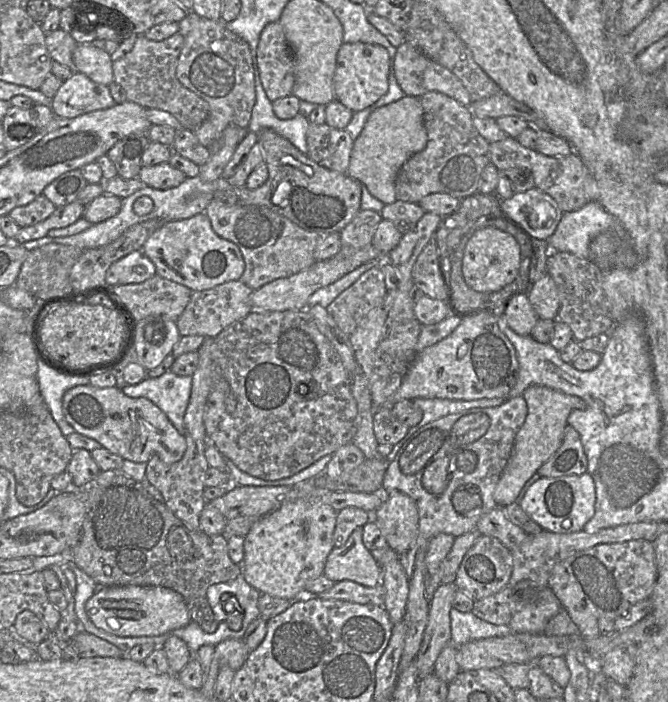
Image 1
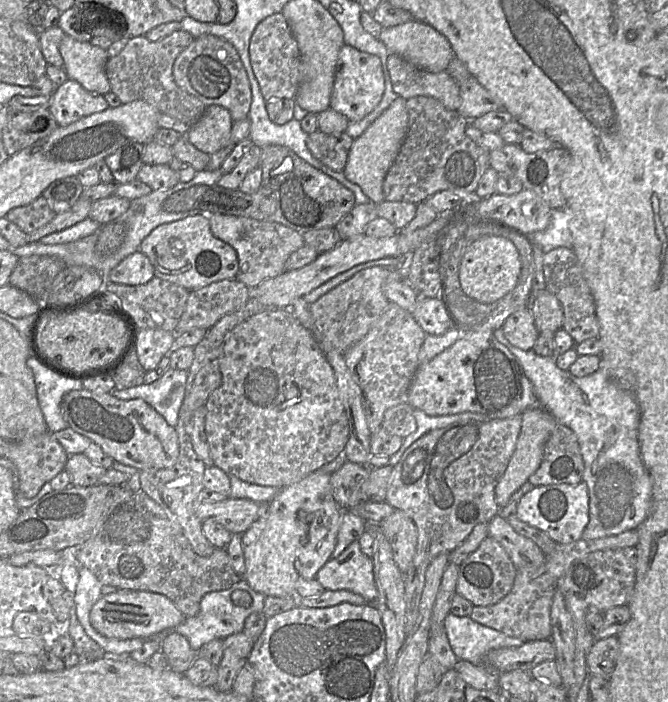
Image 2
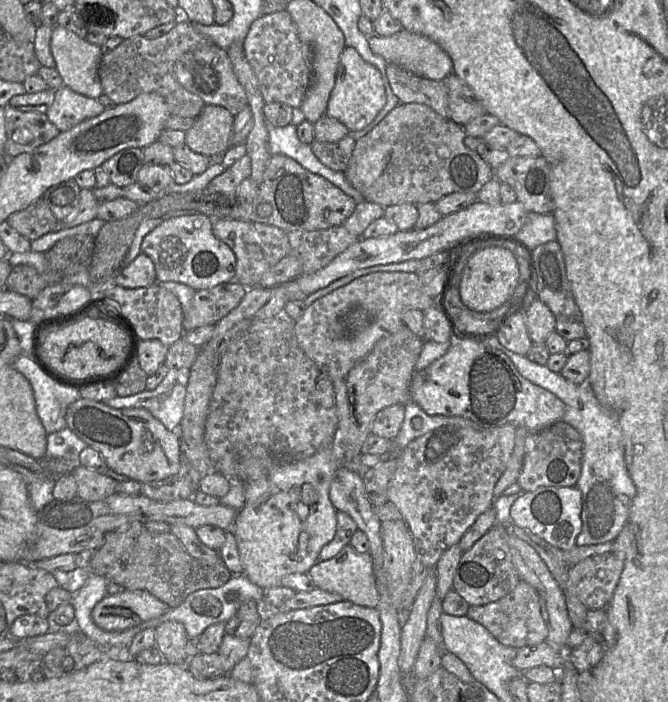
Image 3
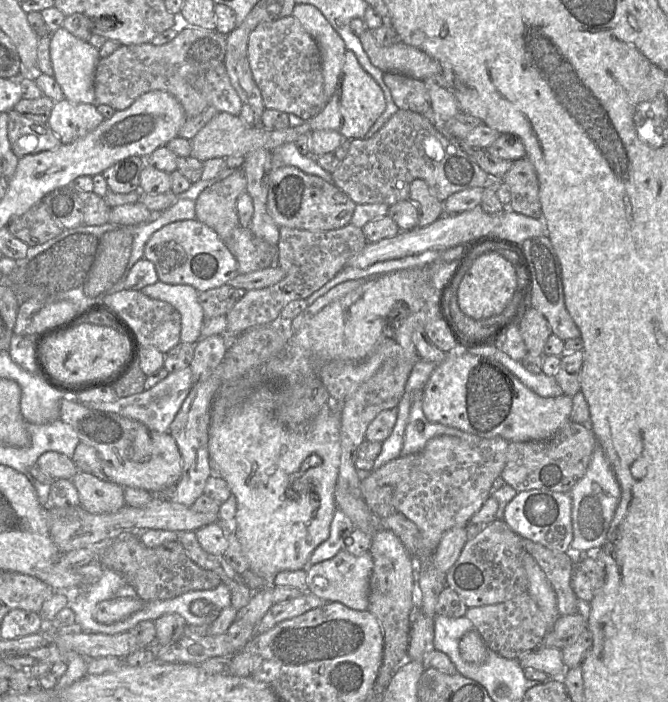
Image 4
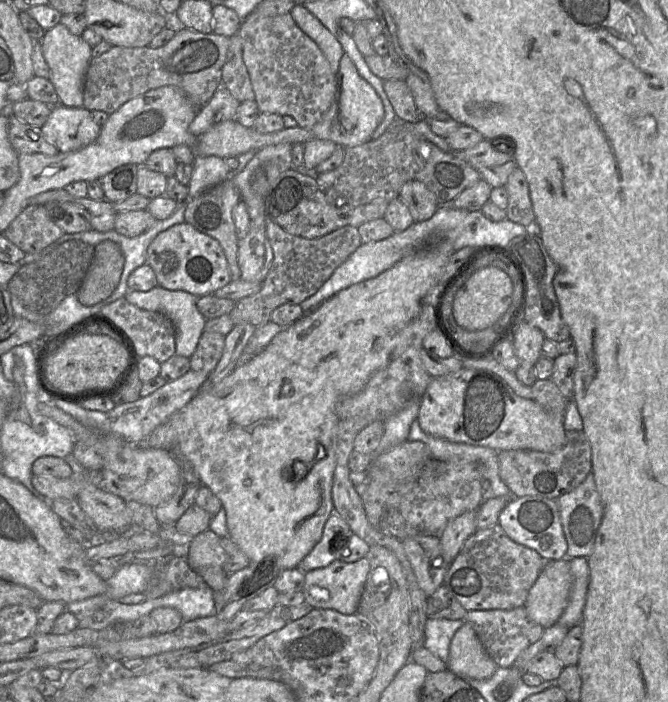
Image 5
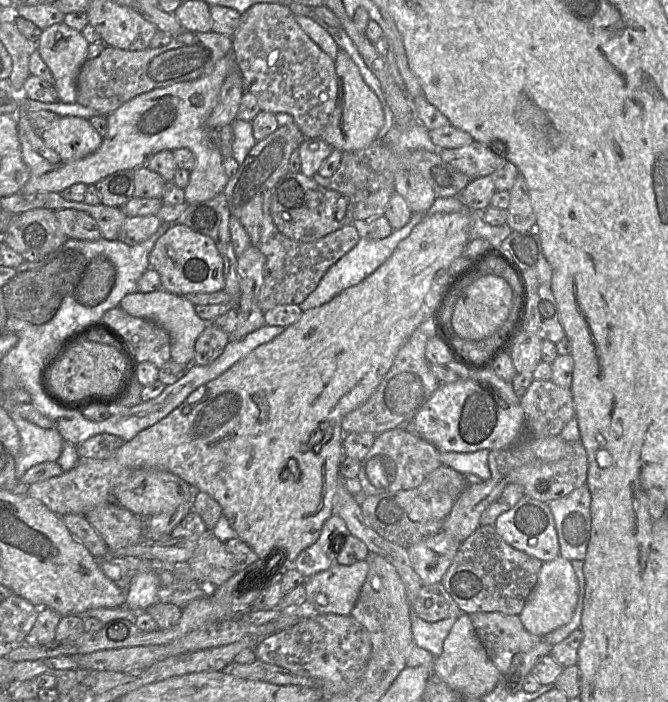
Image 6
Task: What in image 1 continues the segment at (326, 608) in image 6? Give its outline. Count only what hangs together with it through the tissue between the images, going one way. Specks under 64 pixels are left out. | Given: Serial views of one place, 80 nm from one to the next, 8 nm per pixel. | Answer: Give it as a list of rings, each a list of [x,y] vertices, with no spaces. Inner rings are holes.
[[[358,527],[341,547],[329,554],[323,576],[333,581],[352,581],[375,587],[381,580],[381,566],[363,544],[363,527]]]

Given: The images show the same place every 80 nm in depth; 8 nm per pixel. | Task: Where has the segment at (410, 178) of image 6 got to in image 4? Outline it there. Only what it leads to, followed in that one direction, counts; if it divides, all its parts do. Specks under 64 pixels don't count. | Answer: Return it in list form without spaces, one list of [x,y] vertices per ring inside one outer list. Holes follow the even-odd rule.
[[[416,179],[411,182],[408,200],[418,211],[418,228],[432,224],[444,214],[443,204],[430,193],[423,180]]]

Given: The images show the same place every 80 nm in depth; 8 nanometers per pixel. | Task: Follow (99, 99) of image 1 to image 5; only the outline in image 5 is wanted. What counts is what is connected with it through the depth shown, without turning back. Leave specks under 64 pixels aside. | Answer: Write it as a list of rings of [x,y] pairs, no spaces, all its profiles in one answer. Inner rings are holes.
[[[55,105],[41,127],[44,138],[59,152],[71,152],[94,142],[101,127],[84,107]]]

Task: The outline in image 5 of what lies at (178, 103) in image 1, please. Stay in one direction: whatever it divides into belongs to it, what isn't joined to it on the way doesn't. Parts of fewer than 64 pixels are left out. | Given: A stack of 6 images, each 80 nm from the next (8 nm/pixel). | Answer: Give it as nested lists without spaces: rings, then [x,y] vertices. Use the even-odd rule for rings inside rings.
[[[177,27],[172,39],[159,48],[113,46],[101,56],[90,60],[85,75],[82,107],[89,111],[100,110],[111,114],[128,100],[147,91],[163,86],[173,86],[181,90],[190,102],[199,109],[209,102],[222,85],[222,67],[226,61],[228,47],[229,38],[226,36],[213,32],[200,33],[185,27]]]

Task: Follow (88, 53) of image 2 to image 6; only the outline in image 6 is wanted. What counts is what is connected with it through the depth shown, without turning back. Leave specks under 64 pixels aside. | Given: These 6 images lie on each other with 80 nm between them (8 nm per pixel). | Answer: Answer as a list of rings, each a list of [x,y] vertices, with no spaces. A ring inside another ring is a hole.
[[[63,22],[42,31],[37,50],[53,75],[60,102],[76,102],[77,77],[87,60],[88,46],[80,31]]]

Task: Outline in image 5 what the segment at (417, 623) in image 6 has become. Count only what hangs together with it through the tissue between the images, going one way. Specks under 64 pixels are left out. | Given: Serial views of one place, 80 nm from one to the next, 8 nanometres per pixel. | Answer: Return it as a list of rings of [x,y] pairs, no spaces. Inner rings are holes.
[[[428,619],[425,624],[423,647],[447,663],[451,640],[464,623],[464,619]]]

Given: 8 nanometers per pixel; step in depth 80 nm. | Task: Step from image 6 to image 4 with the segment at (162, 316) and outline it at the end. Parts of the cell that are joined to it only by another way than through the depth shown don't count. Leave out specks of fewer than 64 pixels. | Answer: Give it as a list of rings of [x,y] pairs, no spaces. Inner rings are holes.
[[[161,281],[140,290],[146,296],[175,307],[181,315],[180,340],[196,344],[201,338],[205,315],[198,301],[198,291],[185,284],[167,284]]]

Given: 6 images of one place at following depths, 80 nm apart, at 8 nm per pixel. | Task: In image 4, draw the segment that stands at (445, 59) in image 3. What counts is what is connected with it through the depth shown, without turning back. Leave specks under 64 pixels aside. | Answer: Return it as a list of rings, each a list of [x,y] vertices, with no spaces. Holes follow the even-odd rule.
[[[366,28],[359,39],[373,66],[382,72],[395,72],[415,79],[425,79],[441,73],[440,63],[422,50],[399,39],[388,47],[377,43],[371,30]]]

